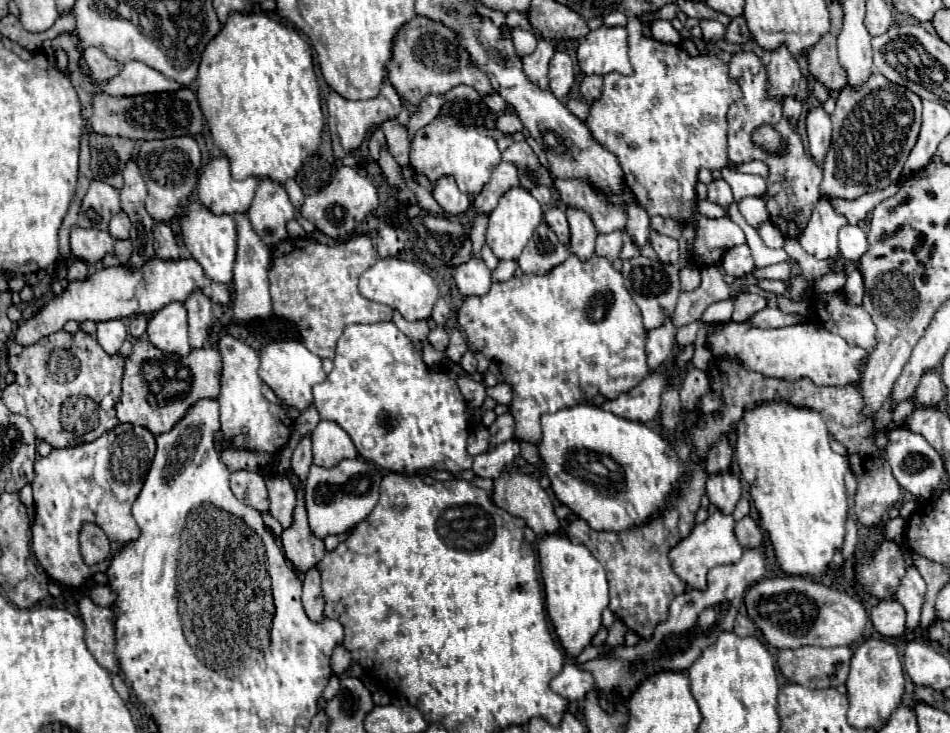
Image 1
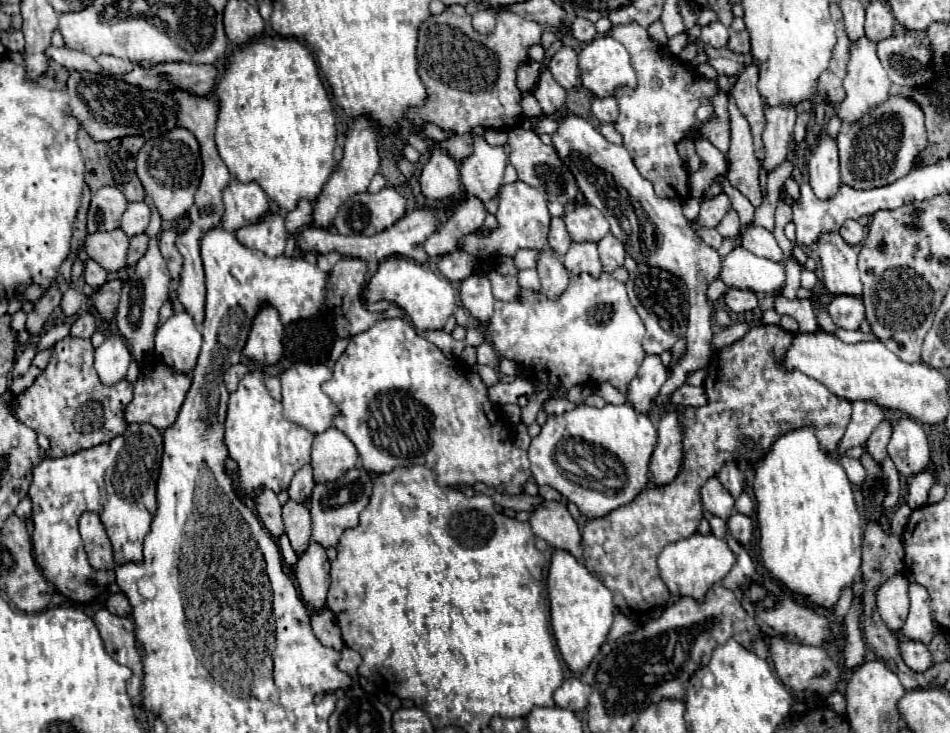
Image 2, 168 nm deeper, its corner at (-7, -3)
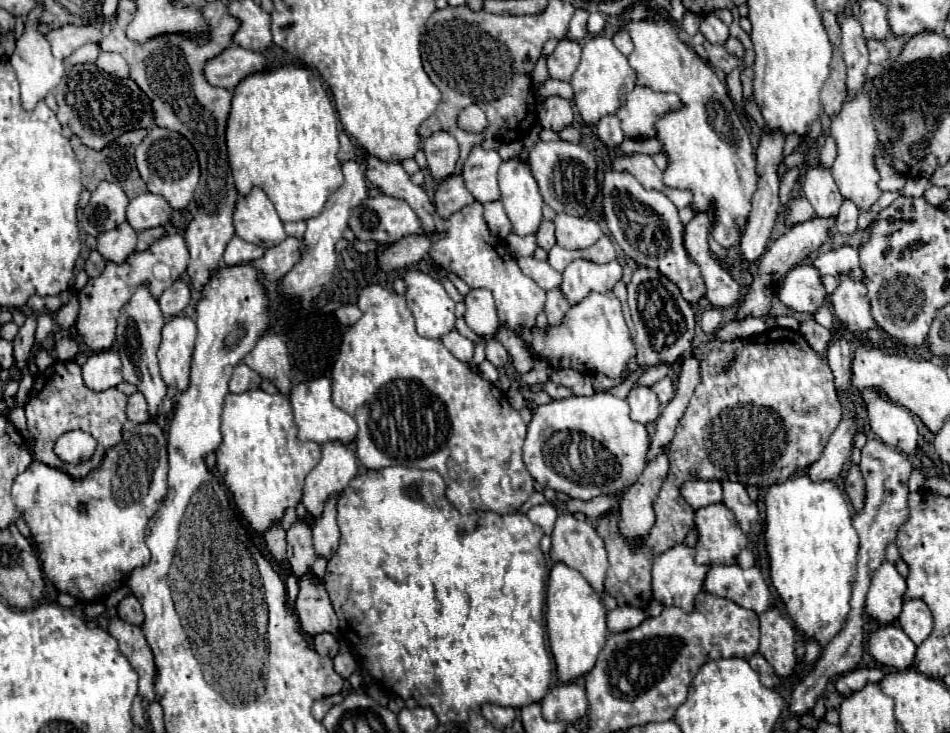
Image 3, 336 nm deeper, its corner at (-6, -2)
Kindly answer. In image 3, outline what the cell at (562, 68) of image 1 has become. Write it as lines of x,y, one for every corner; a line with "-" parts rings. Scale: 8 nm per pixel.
570,39
558,41
554,53
548,57
550,77
558,81
570,81
572,73
580,63
580,53
582,47
578,45
578,41
570,41

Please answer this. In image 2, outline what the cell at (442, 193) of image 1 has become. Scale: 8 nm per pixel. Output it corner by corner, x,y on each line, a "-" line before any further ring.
433,152
431,160
425,166
425,174
421,174
419,182
421,182
421,192
431,202
459,198
461,194
459,168
449,154

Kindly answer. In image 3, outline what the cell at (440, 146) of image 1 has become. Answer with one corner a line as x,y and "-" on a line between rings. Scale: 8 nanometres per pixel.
476,145
470,151
470,157
466,159
462,169
462,177
476,201
488,203
488,201
500,199
500,189
496,181
500,163
502,159
498,151
488,151
488,149
482,149
480,145

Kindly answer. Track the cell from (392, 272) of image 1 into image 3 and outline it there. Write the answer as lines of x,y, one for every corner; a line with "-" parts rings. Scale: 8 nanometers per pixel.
408,271
404,281
408,285
406,301
414,313
416,331
430,339
442,339
448,335
456,323
456,303
448,297
442,283
422,271

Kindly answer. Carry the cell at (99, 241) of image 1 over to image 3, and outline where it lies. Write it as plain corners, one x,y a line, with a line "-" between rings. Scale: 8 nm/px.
124,221
124,225
98,235
98,251
114,263
124,263
136,247
136,231

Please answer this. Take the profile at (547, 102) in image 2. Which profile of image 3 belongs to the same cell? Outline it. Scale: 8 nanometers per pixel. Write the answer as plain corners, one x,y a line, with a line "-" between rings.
548,97
542,105
538,105
538,121
544,129
552,129
556,133
572,125
574,111
570,101
562,97

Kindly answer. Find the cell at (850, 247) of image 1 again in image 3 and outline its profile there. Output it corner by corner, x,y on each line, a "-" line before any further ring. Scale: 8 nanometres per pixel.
844,199
840,213
836,217
836,231
838,233
854,233
858,229
858,213
860,213
858,207
850,199

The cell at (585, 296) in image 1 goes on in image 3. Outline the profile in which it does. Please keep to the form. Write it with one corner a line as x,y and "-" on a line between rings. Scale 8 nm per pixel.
590,293
580,303
572,305
560,327
550,327
544,335
540,329
520,331
520,339
530,347
536,357
550,363
550,367
570,367
580,373
604,373
618,379
626,361
636,353
636,343
630,339
626,321
622,317
620,301
610,293

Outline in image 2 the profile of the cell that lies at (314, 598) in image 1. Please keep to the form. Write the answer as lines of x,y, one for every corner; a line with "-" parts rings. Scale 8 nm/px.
329,608
315,610
311,614
311,626
313,626
315,636
325,646
331,646
331,648
337,648
337,650
341,650
345,646
343,640
341,640
341,632
339,632
339,626
337,626
337,620
333,618
333,614
331,614

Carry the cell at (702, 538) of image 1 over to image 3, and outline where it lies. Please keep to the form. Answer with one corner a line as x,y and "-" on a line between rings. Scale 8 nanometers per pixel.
678,543
678,545
674,545
672,549
668,549
666,553
658,555
654,559
654,567
652,567
652,597
656,601
660,601
662,605
668,605
668,607
676,605
676,607
684,609
684,613
692,613
694,597
696,597
696,593
702,591
704,577
706,577
708,569
710,569
706,565
696,565
694,555
696,555
696,551
692,547
686,547
686,545

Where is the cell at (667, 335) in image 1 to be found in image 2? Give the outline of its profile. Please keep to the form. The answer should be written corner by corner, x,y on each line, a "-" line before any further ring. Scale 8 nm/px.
651,354
643,360
637,376
629,384
629,402
637,412
649,412
653,408
653,400
667,374
669,370
663,366
657,354

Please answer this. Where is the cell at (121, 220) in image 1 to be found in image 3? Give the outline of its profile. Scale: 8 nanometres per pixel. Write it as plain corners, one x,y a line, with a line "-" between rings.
150,191
134,197
128,205
128,211
126,211
128,223
136,231
160,227
160,225
168,223
170,215
172,215
172,207
168,205
168,201
160,195
150,193

